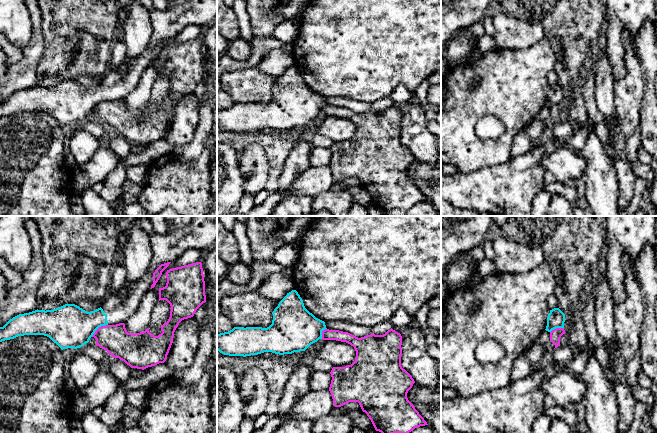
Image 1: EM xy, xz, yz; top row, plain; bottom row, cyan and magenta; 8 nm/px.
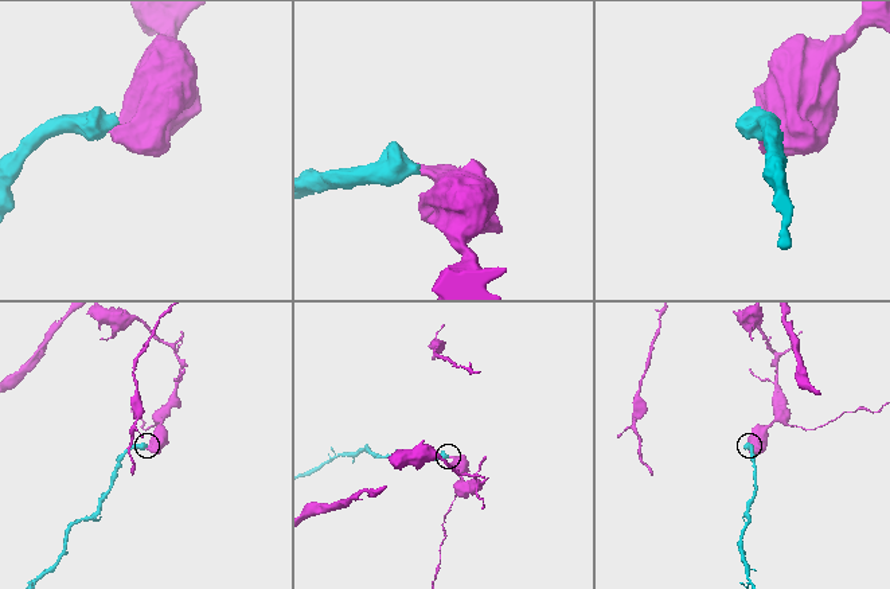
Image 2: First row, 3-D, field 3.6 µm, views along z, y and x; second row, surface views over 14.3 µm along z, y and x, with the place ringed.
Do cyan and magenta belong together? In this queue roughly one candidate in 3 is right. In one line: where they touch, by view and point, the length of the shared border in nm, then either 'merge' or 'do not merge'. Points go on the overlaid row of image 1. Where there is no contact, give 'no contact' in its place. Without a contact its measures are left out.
meets cyan in xy at (98, 327); contact 170 nm long; do not merge

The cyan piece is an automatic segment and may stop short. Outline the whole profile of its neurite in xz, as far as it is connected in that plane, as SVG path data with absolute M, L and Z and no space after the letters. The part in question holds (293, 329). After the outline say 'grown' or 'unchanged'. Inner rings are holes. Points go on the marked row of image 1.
M292 290L273 311L272 324L262 327L234 327L217 334L217 350L229 356L251 356L264 352L279 355L305 351L322 339L325 322L304 306L296 290Z; unchanged

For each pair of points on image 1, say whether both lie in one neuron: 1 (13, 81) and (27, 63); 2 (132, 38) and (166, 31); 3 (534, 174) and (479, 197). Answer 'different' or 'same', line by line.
1: same
2: different
3: same

